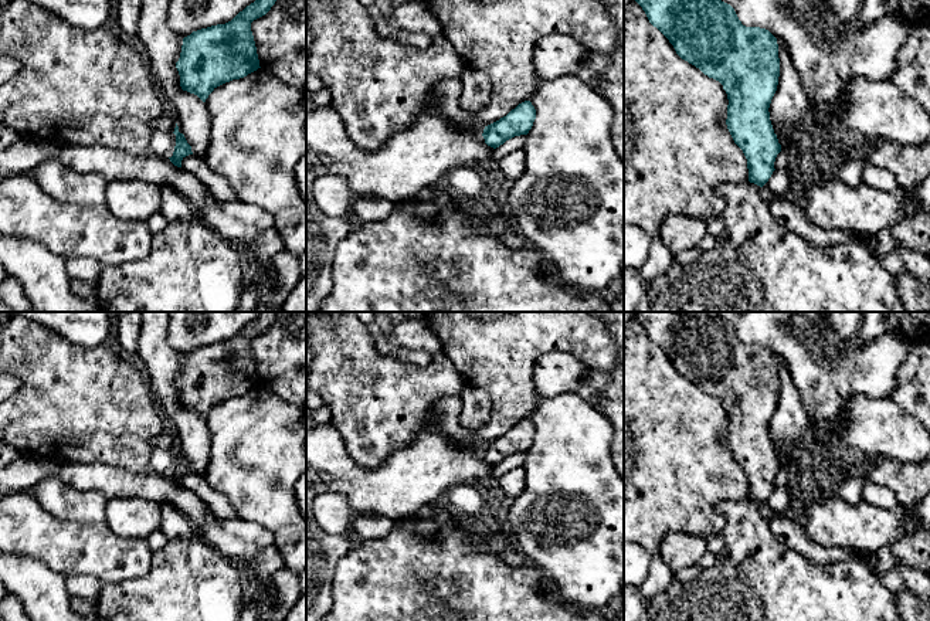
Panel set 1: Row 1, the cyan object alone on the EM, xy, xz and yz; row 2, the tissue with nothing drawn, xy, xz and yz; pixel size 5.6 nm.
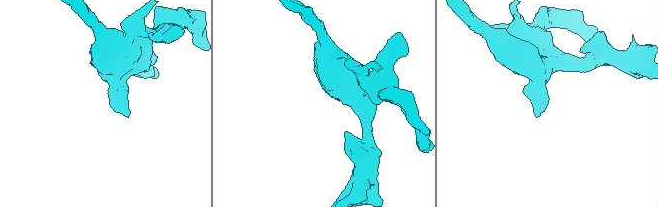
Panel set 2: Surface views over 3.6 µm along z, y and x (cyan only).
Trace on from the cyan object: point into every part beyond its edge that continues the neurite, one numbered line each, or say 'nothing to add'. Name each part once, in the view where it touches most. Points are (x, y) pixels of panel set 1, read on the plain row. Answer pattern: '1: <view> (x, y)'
nothing to add

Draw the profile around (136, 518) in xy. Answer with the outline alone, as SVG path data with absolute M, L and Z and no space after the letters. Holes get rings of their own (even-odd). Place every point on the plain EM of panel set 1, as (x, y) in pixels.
M140 498L108 499L106 525L122 537L147 539L162 526L163 508Z

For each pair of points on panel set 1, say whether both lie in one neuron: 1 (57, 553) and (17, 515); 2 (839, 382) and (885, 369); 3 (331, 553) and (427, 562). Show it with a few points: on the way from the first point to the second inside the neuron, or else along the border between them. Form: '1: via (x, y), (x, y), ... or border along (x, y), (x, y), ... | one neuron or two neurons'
1: via (47, 543), (27, 525) | one neuron
2: via (851, 370), (874, 369) | one neuron
3: border along (360, 539), (339, 560), (332, 586) | two neurons

